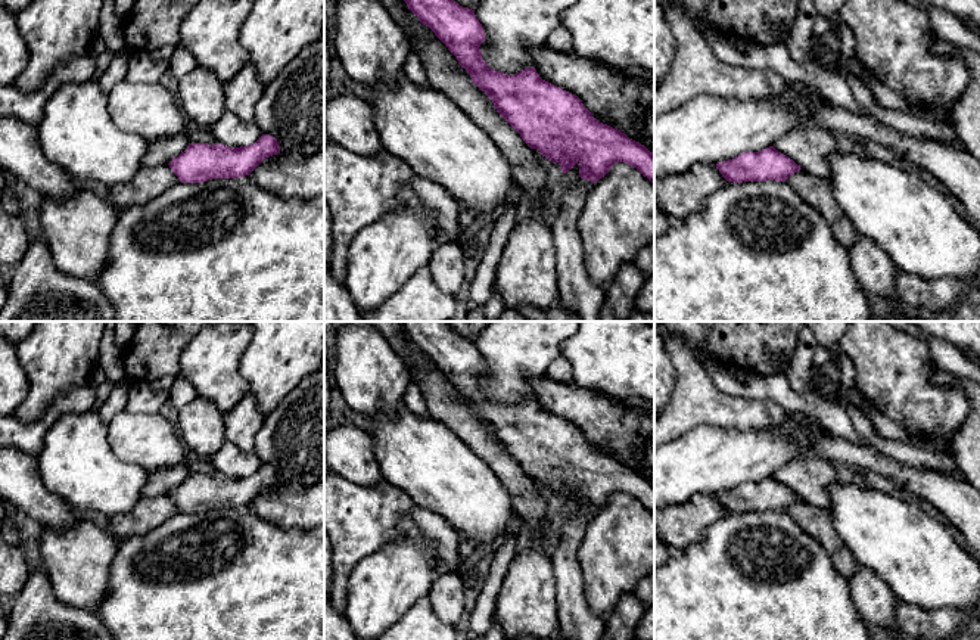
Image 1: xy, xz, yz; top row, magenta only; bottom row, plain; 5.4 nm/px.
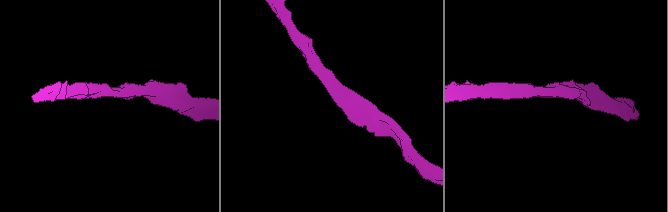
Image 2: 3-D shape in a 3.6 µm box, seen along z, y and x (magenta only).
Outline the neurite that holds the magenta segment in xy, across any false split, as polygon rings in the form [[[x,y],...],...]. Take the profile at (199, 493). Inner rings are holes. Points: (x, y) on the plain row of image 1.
[[[262,465],[255,473],[228,478],[221,473],[190,473],[168,495],[181,513],[249,506],[264,490],[280,484],[276,467]]]

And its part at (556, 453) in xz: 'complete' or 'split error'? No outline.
complete

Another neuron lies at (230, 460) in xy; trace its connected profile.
[[[225,441],[220,451],[211,457],[211,462],[218,473],[228,478],[249,476],[262,466],[255,451],[242,451],[231,441]]]

